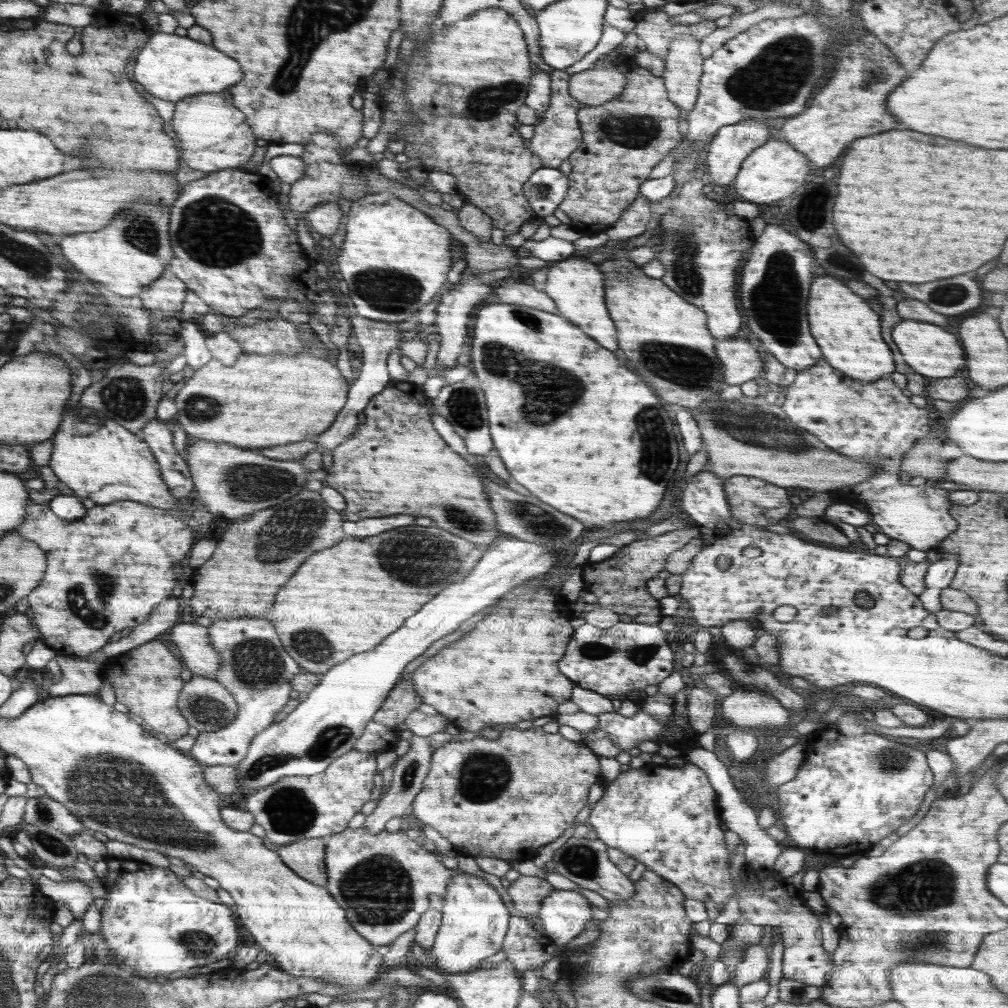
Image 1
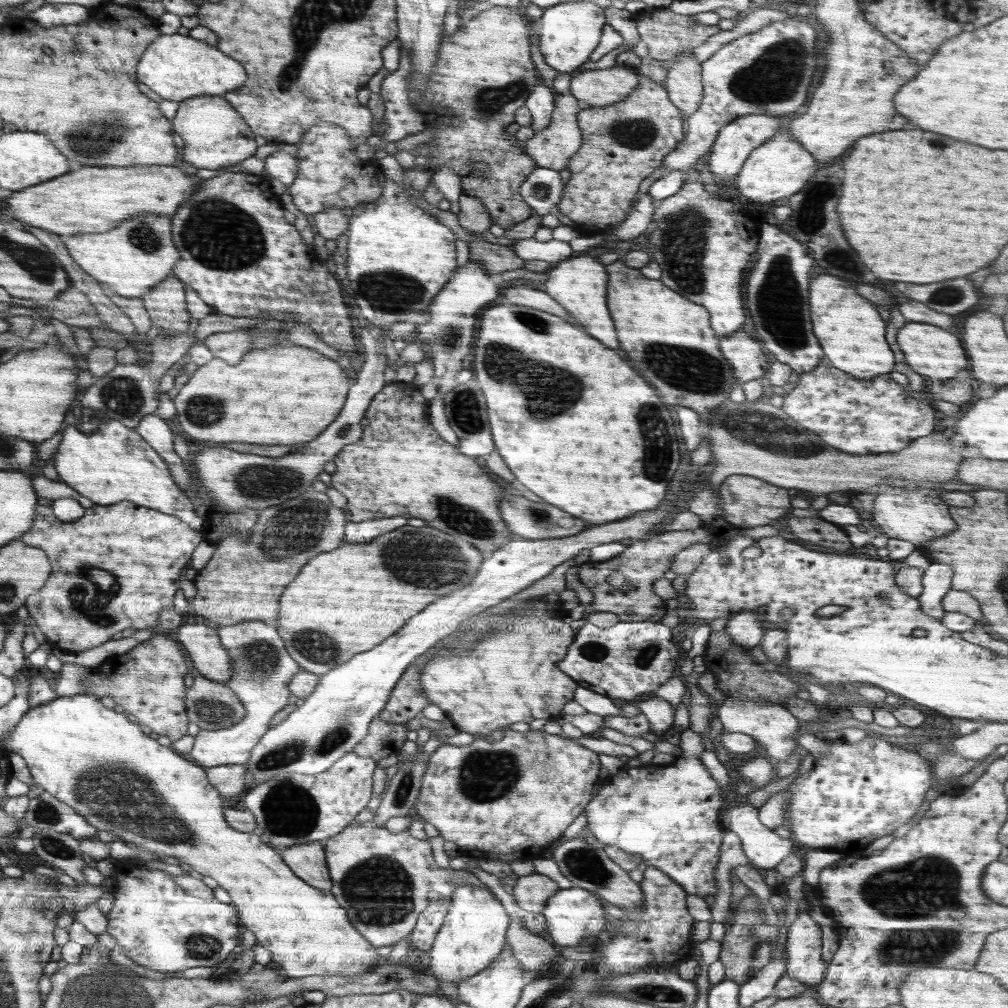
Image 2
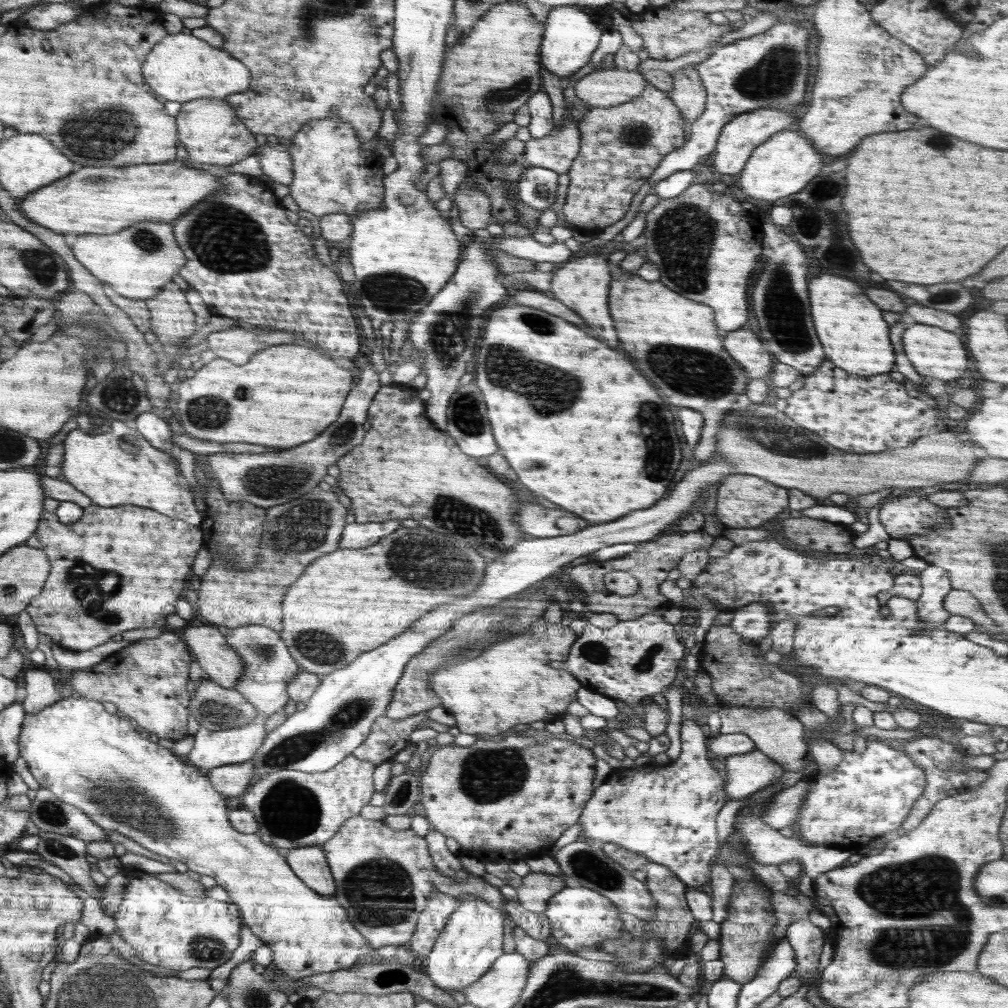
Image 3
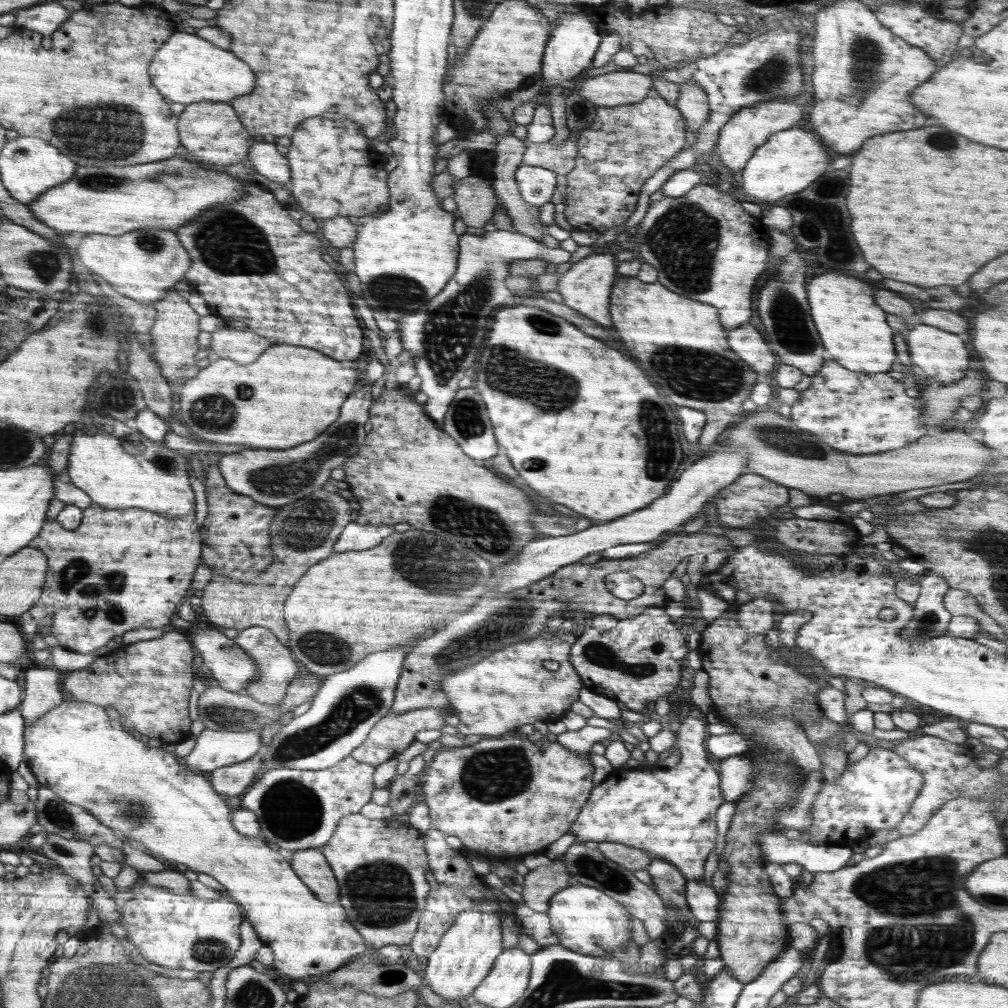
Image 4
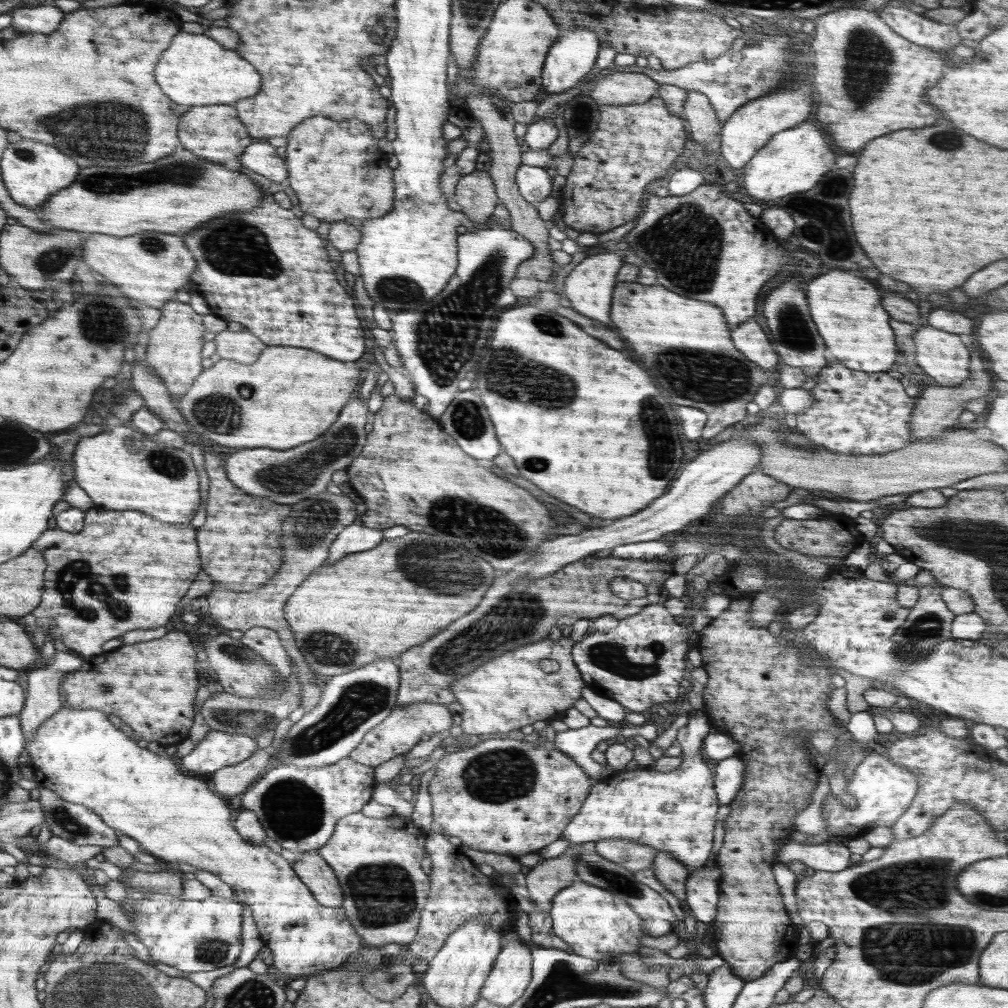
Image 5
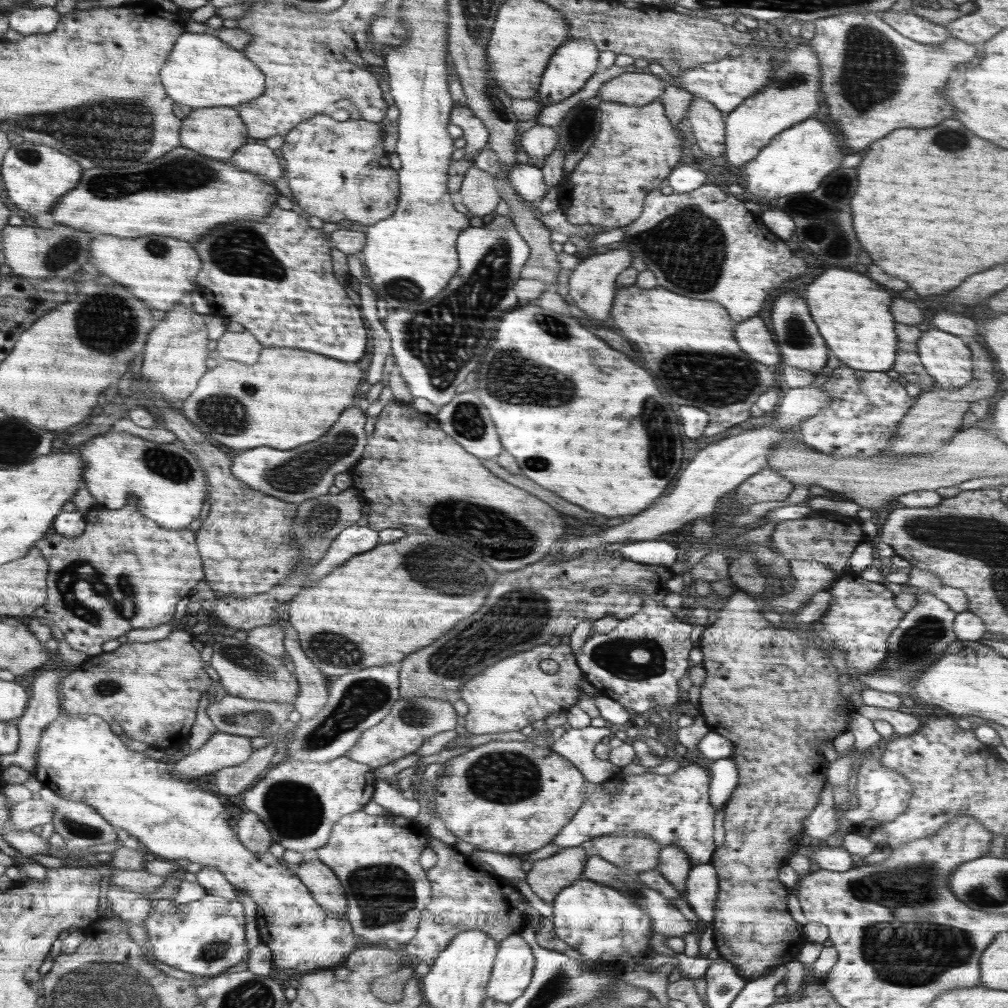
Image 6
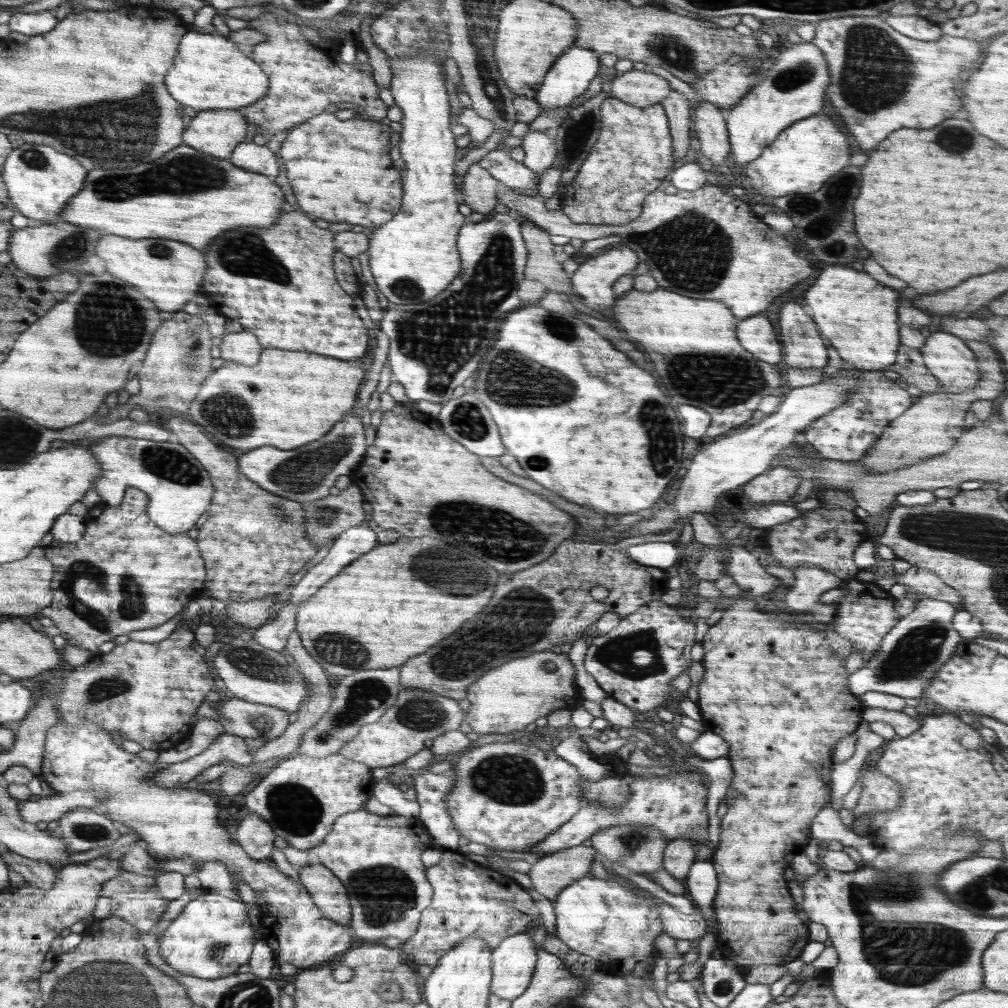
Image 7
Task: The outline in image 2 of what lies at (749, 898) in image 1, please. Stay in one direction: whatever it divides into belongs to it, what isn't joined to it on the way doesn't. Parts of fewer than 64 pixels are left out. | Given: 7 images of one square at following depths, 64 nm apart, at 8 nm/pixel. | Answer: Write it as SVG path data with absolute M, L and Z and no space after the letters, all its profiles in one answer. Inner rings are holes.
M810 910L798 911L798 917L786 931L785 974L817 988L828 966L828 963L822 959L821 926L812 918Z

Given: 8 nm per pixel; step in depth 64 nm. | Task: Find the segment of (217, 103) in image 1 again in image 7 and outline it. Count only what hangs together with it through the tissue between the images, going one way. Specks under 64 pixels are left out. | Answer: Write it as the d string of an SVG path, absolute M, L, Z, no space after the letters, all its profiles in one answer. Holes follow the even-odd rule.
M238 109L200 110L197 115L192 117L182 138L184 144L188 144L196 150L208 152L218 158L229 159L232 151L244 140L247 140L246 128L248 128L248 122Z

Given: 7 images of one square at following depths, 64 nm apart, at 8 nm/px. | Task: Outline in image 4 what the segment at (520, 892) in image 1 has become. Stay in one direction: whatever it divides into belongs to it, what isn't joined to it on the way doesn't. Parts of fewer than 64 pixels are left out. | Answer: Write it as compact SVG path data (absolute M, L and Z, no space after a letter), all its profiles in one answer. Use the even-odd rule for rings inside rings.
M554 859L549 866L536 867L525 875L521 892L526 906L546 913L550 899L569 885L570 873L565 862Z

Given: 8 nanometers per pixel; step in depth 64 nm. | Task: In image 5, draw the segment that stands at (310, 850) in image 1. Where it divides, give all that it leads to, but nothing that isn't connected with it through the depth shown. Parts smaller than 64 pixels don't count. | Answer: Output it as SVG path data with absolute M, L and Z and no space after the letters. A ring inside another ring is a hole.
M317 849L298 854L298 860L291 865L298 878L312 891L318 904L334 908L341 906L344 899L341 886L333 869Z

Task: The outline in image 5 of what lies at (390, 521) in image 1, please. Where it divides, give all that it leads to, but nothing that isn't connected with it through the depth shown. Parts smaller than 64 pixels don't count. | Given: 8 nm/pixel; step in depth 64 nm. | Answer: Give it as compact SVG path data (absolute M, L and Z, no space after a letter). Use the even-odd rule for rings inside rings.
M349 524L330 545L328 560L324 562L324 566L336 562L338 558L344 558L347 554L372 550L383 541L382 532L383 530L376 530L374 527Z

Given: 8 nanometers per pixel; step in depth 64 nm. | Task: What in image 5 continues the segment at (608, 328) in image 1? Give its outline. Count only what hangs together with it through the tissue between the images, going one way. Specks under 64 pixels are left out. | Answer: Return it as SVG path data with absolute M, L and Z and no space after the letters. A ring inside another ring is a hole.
M615 251L608 254L594 254L588 256L578 266L576 266L566 277L564 283L565 298L568 298L572 308L578 310L580 314L594 318L598 322L608 324L610 322L610 304L614 287L617 285L617 274L624 262L625 252Z

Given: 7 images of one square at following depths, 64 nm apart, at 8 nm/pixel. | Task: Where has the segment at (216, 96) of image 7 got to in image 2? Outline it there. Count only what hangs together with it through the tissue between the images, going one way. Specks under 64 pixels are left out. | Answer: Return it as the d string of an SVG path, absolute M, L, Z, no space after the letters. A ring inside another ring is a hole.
M174 33L161 35L145 50L137 66L137 77L142 84L154 90L158 96L174 102L182 102L198 96L223 96L240 88L246 80L242 64L234 58L210 48L190 35Z

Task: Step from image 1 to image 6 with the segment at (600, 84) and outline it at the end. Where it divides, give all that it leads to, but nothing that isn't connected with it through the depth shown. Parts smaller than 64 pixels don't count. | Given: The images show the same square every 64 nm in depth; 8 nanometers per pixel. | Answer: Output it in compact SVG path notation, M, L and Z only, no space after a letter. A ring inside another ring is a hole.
M627 72L604 83L597 95L604 102L646 106L661 98L666 86L662 79L652 73Z

